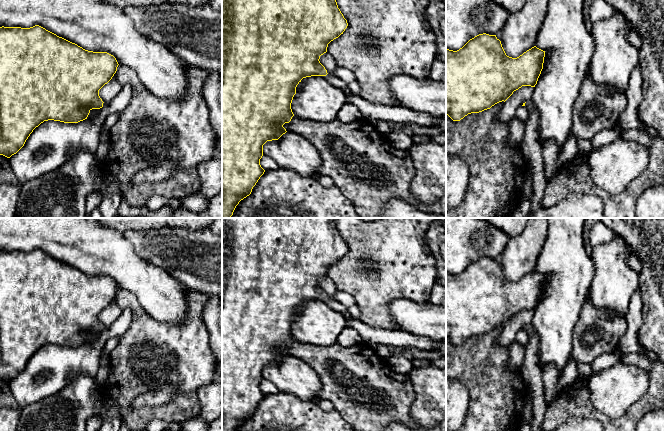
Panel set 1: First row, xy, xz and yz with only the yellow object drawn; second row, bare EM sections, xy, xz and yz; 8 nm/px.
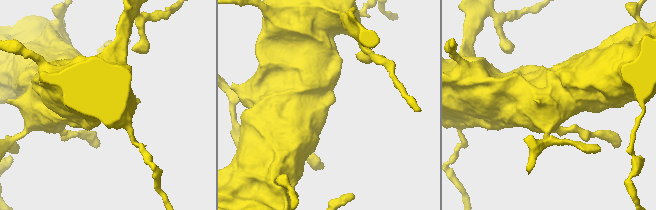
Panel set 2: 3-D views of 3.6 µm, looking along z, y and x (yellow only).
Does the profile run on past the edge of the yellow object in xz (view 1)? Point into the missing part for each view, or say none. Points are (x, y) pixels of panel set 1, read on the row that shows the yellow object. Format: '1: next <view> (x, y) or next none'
1: next xz (372, 112)

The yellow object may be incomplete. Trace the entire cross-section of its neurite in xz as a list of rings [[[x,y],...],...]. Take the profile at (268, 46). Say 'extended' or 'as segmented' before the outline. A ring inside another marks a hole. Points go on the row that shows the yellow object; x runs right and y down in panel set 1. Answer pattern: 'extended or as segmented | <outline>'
extended | [[[222,0],[222,218],[230,218],[233,215],[239,202],[251,194],[253,187],[264,174],[265,170],[260,165],[263,145],[267,141],[278,140],[287,132],[283,125],[289,123],[294,116],[291,103],[296,94],[296,87],[303,78],[324,76],[330,84],[338,87],[349,97],[350,103],[355,105],[360,110],[362,118],[369,122],[384,120],[389,123],[411,123],[415,126],[439,128],[446,132],[446,118],[416,112],[401,106],[371,103],[361,96],[354,95],[343,80],[327,73],[327,70],[319,61],[320,56],[327,52],[328,44],[343,34],[347,26],[347,20],[338,8],[336,0]]]

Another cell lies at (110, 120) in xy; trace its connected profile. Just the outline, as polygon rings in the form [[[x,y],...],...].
[[[115,112],[106,117],[104,122],[104,127],[107,131],[118,121],[120,117],[120,112]]]

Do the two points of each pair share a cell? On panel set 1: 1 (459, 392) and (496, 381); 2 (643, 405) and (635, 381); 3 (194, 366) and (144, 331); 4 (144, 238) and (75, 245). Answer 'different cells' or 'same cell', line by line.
1: different cells
2: different cells
3: same cell
4: different cells

